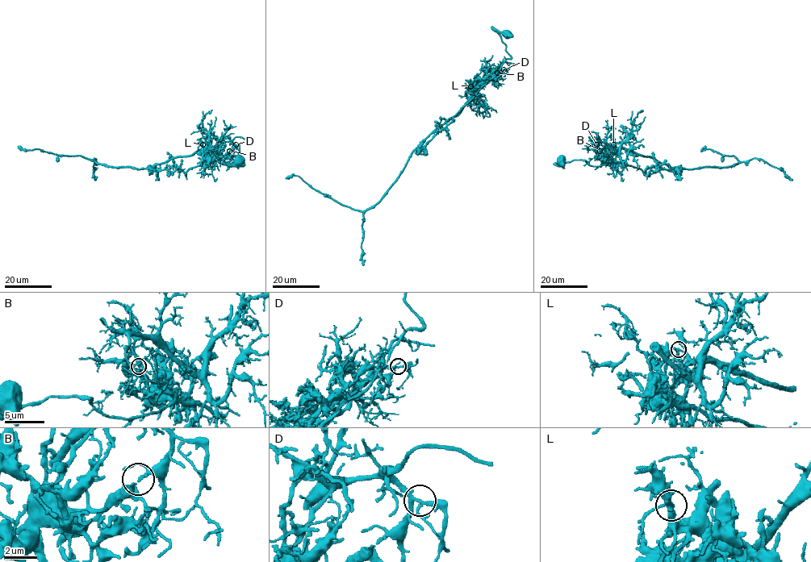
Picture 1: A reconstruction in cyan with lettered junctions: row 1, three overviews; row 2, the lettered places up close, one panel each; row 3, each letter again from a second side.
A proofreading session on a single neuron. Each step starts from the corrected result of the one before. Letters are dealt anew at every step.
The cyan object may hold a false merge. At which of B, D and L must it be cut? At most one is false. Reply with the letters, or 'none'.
B

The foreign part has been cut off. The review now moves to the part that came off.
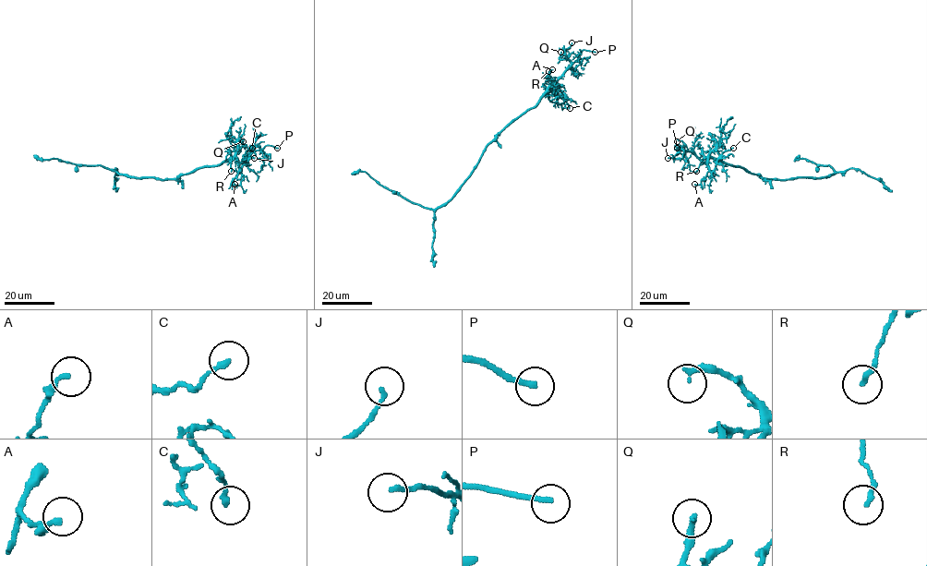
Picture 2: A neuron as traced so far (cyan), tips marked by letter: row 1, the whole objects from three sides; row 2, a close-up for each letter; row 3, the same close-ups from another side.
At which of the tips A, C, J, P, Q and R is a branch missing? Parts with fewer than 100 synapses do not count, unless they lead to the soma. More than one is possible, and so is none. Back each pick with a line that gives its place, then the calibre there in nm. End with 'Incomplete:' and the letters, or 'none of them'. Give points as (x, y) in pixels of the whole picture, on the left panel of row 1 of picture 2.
P: at (277, 148); 200 nm thick
Incomplete: P

